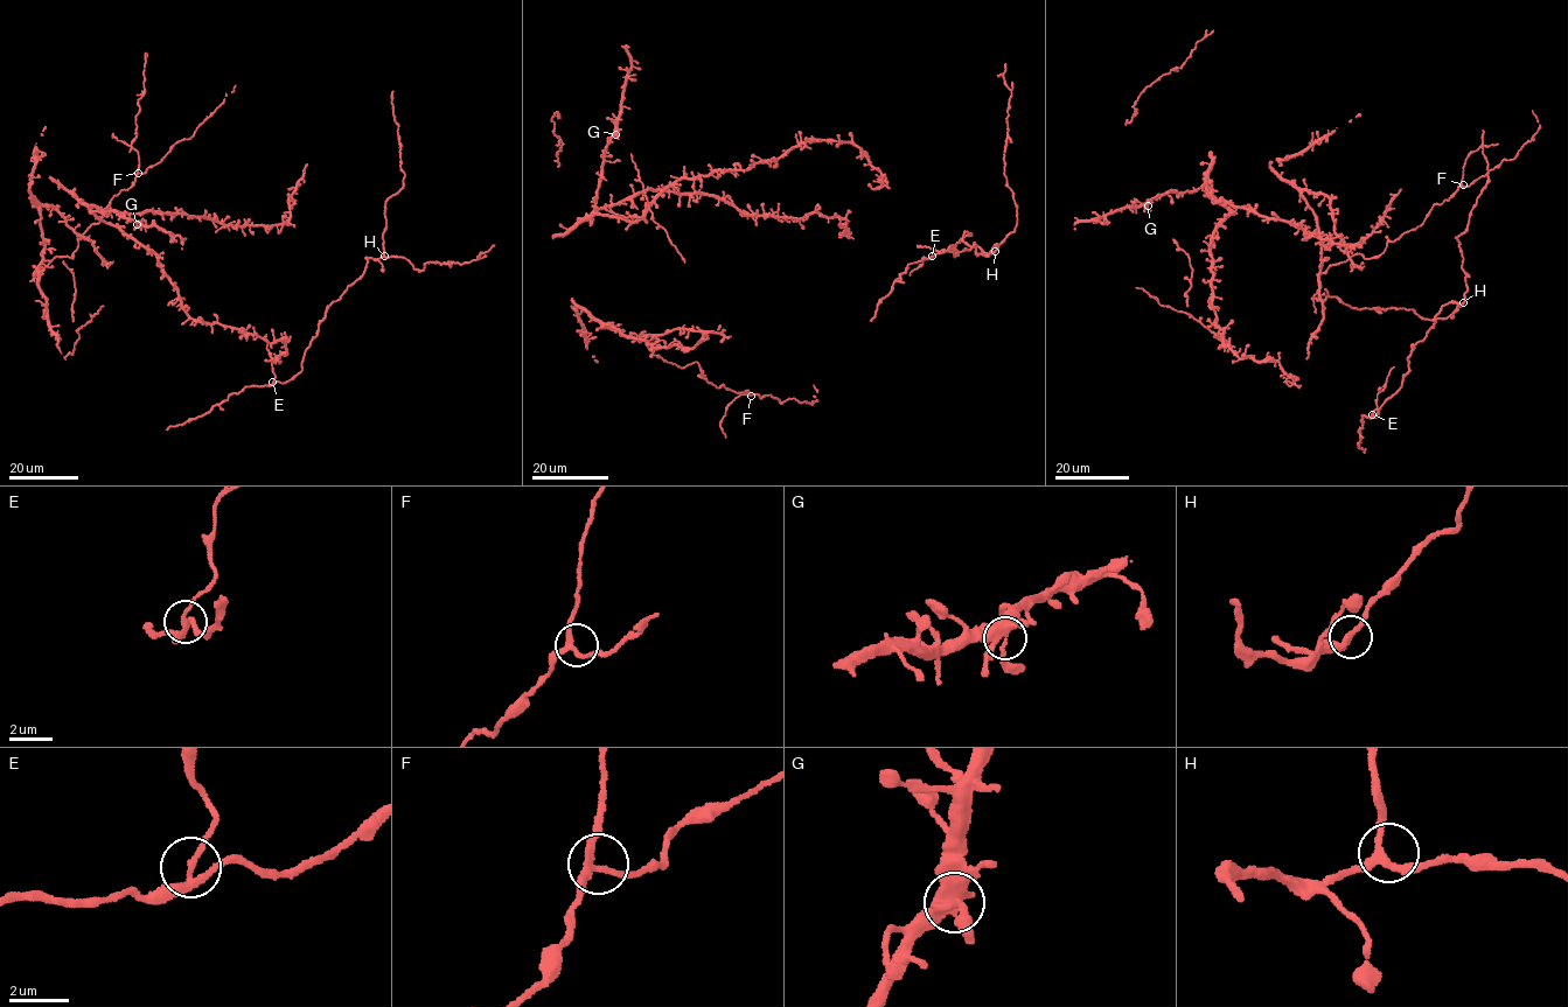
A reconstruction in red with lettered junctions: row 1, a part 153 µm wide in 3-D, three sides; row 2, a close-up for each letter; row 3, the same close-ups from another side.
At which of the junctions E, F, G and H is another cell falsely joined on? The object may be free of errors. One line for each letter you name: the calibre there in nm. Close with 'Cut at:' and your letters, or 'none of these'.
E: calibre 200 nm
Cut at: E

